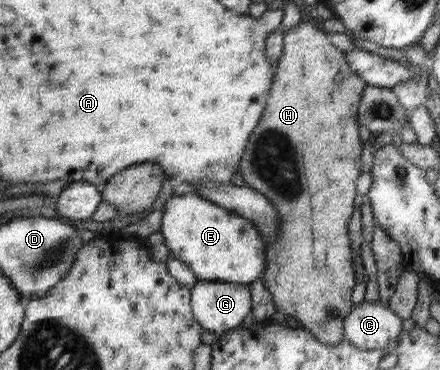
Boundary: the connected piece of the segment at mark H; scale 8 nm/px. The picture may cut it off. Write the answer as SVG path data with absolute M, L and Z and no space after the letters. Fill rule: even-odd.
M304 21L283 32L283 50L276 72L265 112L256 131L250 135L250 147L246 147L242 155L239 173L248 187L265 195L278 211L280 227L275 239L268 244L268 268L261 278L272 294L278 318L298 319L300 327L330 346L346 340L345 319L353 309L350 295L356 275L348 219L354 211L356 179L362 173L360 155L364 143L358 133L359 106L367 83L352 71L346 62L346 53L330 43L327 31Z

